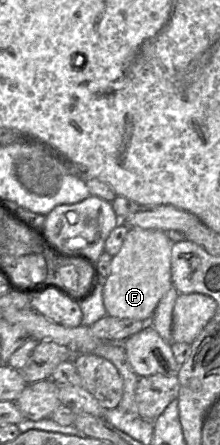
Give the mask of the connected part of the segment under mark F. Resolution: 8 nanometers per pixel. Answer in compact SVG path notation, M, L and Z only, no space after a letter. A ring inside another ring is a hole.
M130 227L124 243L111 264L111 273L103 286L108 315L150 321L162 297L173 286L171 253L174 242L165 231Z

